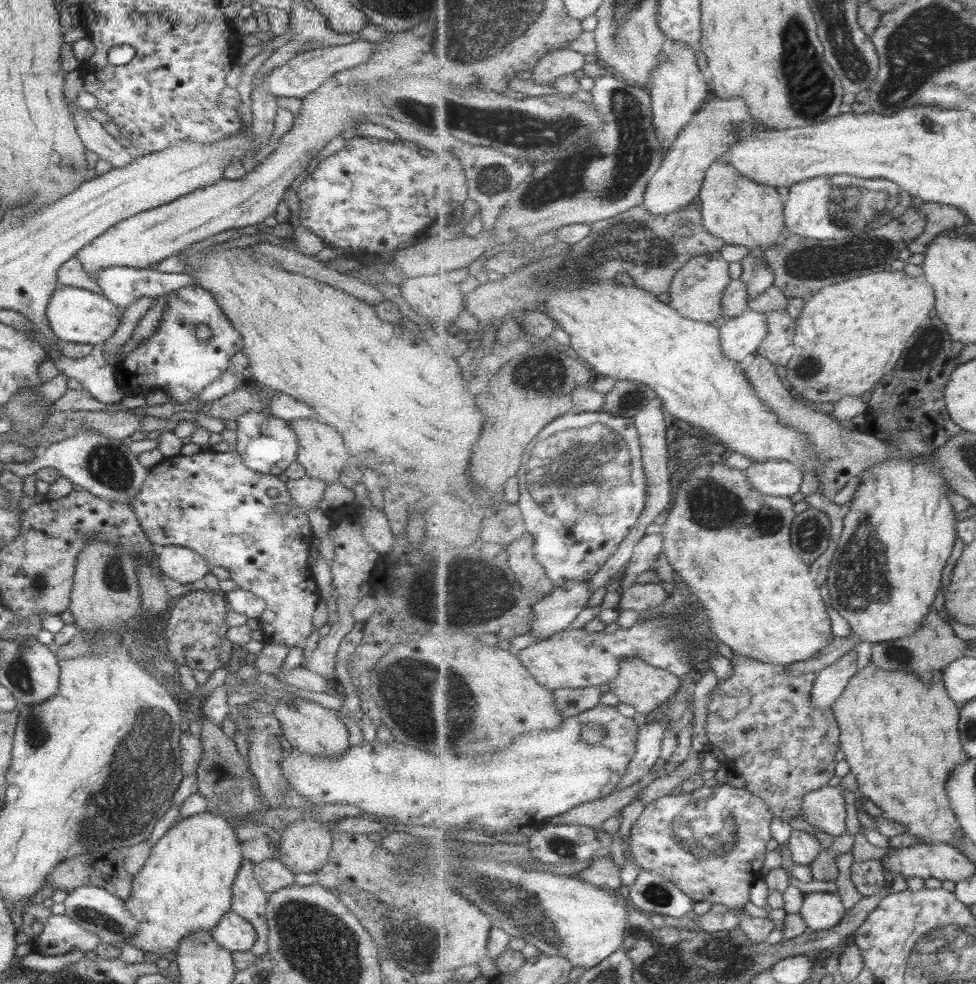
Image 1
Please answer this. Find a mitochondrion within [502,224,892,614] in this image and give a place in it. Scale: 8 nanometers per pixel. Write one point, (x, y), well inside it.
(588, 464)

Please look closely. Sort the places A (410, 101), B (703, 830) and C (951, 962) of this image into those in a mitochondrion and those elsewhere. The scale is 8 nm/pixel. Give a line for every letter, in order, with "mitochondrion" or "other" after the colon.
A: mitochondrion
B: mitochondrion
C: mitochondrion

